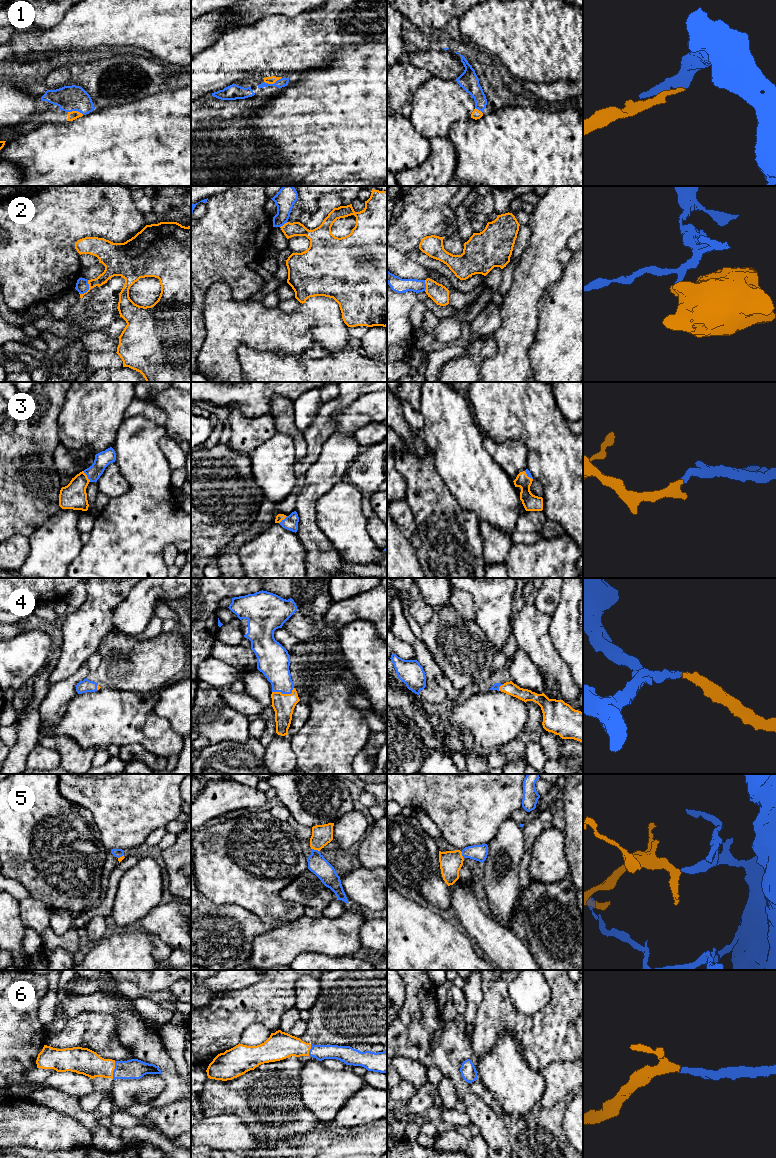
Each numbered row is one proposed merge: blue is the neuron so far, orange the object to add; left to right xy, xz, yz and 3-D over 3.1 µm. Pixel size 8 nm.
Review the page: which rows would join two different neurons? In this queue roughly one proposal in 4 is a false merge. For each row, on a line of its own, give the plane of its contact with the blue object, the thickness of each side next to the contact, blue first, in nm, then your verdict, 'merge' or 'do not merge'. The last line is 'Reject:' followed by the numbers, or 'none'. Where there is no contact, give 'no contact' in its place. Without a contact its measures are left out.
1: xz | 70/60 nm | merge
2: xy | 110/120 nm | do not merge
3: xy | 120/200 nm | merge
4: xz | 240/180 nm | merge
5: xz | 150/160 nm | merge
6: xy | 160/200 nm | merge
Reject: 2

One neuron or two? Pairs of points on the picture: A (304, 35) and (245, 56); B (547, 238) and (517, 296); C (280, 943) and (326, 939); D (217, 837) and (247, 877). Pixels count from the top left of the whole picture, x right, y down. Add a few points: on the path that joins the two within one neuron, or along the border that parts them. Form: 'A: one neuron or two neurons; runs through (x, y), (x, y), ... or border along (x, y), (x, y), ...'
A: one neuron; runs through (289, 44), (269, 44), (260, 47)
B: one neuron; runs through (542, 252), (539, 267), (529, 282)
C: one neuron; runs through (291, 940), (315, 939)
D: one neuron; runs through (226, 847), (246, 867)

